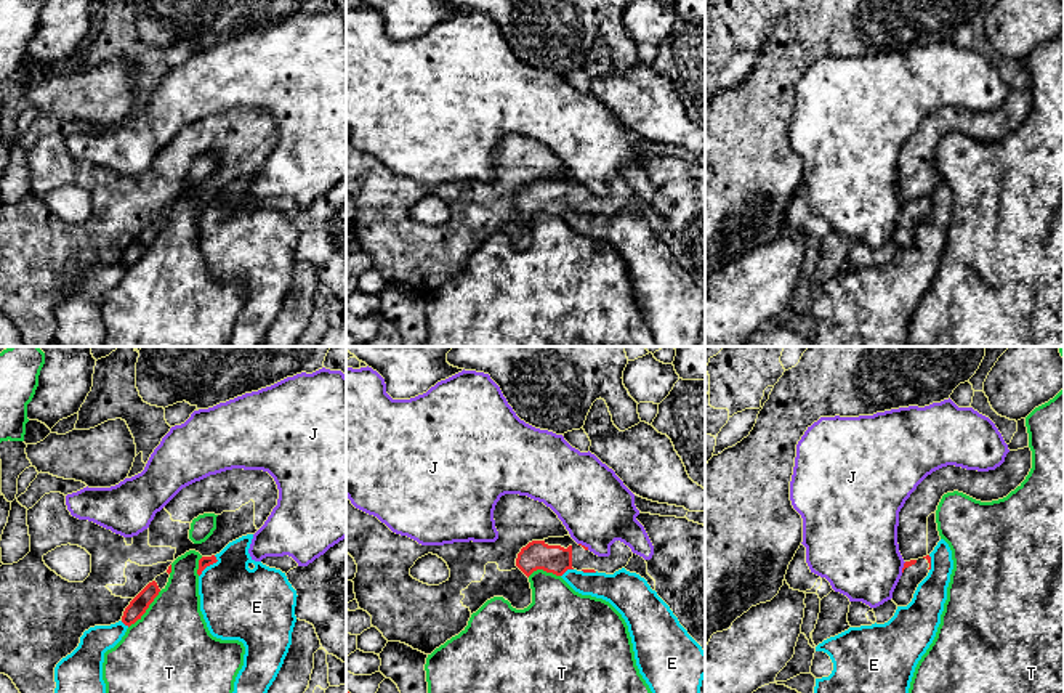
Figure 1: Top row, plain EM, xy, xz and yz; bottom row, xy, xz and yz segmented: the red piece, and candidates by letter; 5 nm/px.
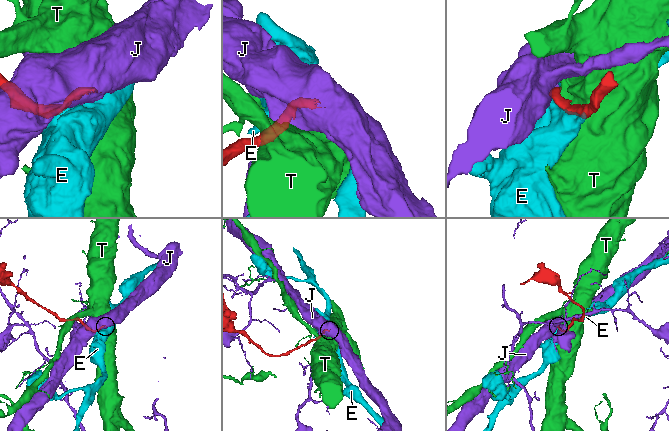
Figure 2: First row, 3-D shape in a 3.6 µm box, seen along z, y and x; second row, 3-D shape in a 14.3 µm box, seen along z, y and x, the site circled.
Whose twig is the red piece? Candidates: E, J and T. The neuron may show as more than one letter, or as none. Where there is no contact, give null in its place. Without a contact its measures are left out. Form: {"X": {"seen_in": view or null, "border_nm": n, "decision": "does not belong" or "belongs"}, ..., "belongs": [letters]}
{"E": {"seen_in": "xy", "border_nm": 140, "decision": "does not belong"}, "J": {"seen_in": "xz", "border_nm": 70, "decision": "does not belong"}, "T": {"seen_in": "xy", "border_nm": 260, "decision": "does not belong"}, "belongs": []}

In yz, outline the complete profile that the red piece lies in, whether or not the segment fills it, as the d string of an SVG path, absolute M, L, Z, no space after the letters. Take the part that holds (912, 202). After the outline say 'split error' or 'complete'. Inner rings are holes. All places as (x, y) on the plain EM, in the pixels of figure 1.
M929 196L918 201L905 202L902 209L902 217L893 233L891 241L897 247L907 247L912 242L918 225L928 217L929 210L931 210Z; split error

